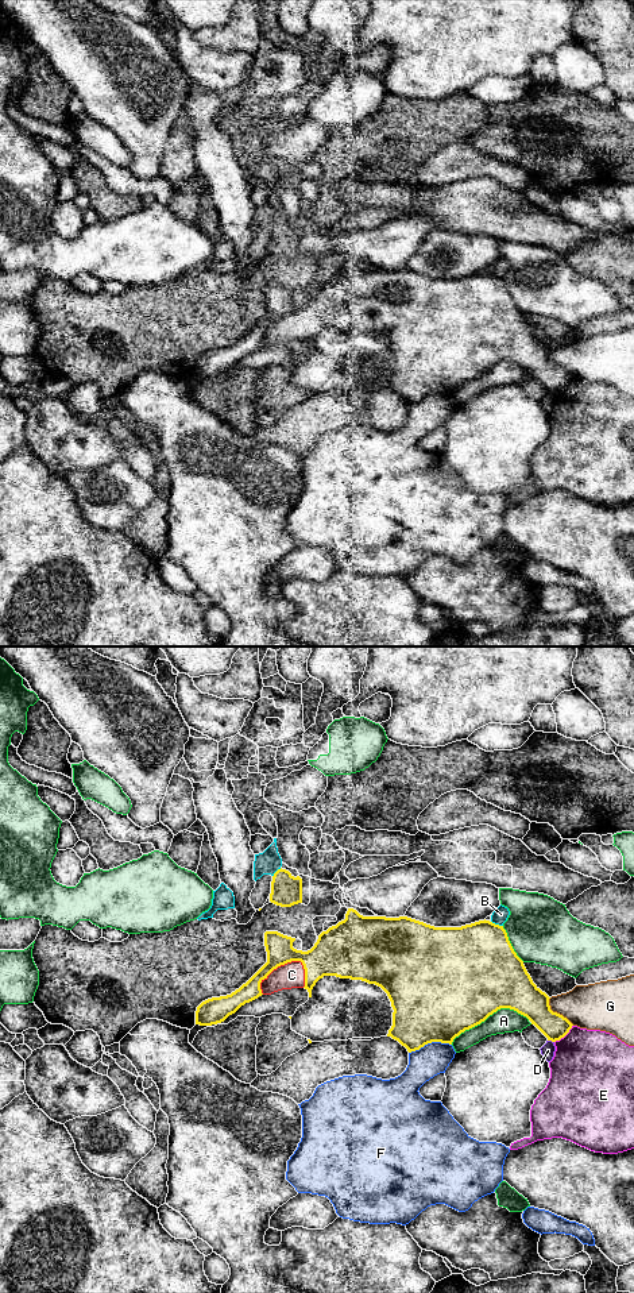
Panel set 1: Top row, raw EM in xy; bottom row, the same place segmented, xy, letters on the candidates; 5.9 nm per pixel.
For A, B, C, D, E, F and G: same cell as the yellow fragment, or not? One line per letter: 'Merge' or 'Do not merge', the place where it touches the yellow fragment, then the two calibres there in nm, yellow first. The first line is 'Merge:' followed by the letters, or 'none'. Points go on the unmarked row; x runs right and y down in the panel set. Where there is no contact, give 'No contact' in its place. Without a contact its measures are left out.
Merge: C
A: Do not merge. Touches yellow at xy (488, 367). Thickness 500 nm (yellow) against 140 nm
B: Do not merge. Touches yellow at xy (497, 277). Thickness 460 nm (yellow) against 90 nm
C: Merge. Touches yellow at xy (277, 319). Thickness 180 nm (yellow) against 160 nm
D: Do not merge. Touches yellow at xy (551, 392). Thickness 180 nm (yellow) against 80 nm
E: Do not merge. Touches yellow at xy (564, 388). Thickness 170 nm (yellow) against 460 nm
F: Do not merge. Touches yellow at xy (429, 394). Thickness 500 nm (yellow) against 190 nm
G: Do not merge. Touches yellow at xy (556, 365). Thickness 200 nm (yellow) against 280 nm

